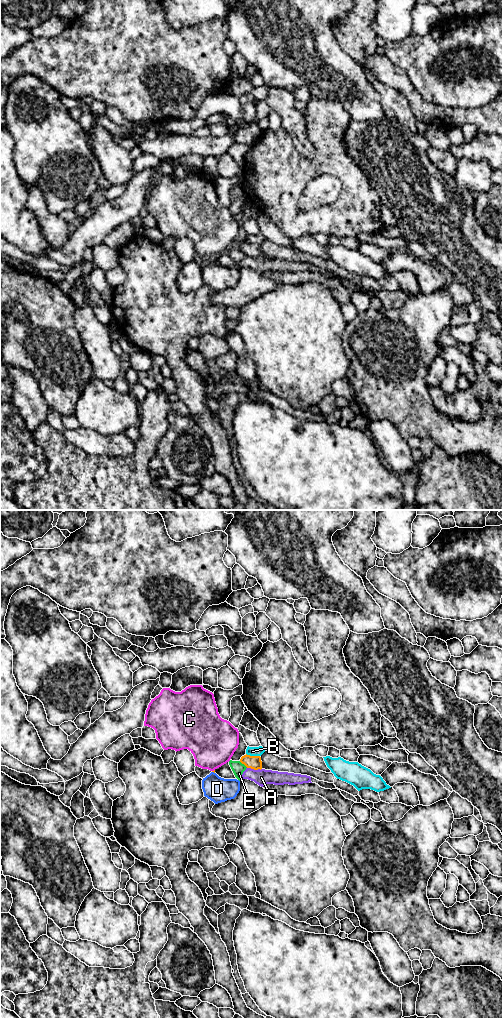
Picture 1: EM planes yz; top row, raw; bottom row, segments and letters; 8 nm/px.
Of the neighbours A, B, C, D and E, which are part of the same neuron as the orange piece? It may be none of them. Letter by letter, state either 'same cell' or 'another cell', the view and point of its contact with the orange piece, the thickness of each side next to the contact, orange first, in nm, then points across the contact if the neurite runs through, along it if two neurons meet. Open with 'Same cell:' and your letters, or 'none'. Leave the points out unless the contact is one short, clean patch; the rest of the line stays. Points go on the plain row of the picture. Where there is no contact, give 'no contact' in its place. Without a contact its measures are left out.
Same cell: none
A: another cell | yz (254, 257) | 110/130 nm
B: another cell | yz (253, 244) | 110/80 nm
C: another cell | yz (214, 258) | 20/380 nm
D: another cell | yz (213, 259) | 20/200 nm
E: another cell | yz (243, 251) | 110/100 nm | along yz (239, 249), (247, 255)

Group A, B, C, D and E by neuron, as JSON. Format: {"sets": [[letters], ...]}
{"sets": [["A", "E"], ["B"], ["C"], ["D"]]}

